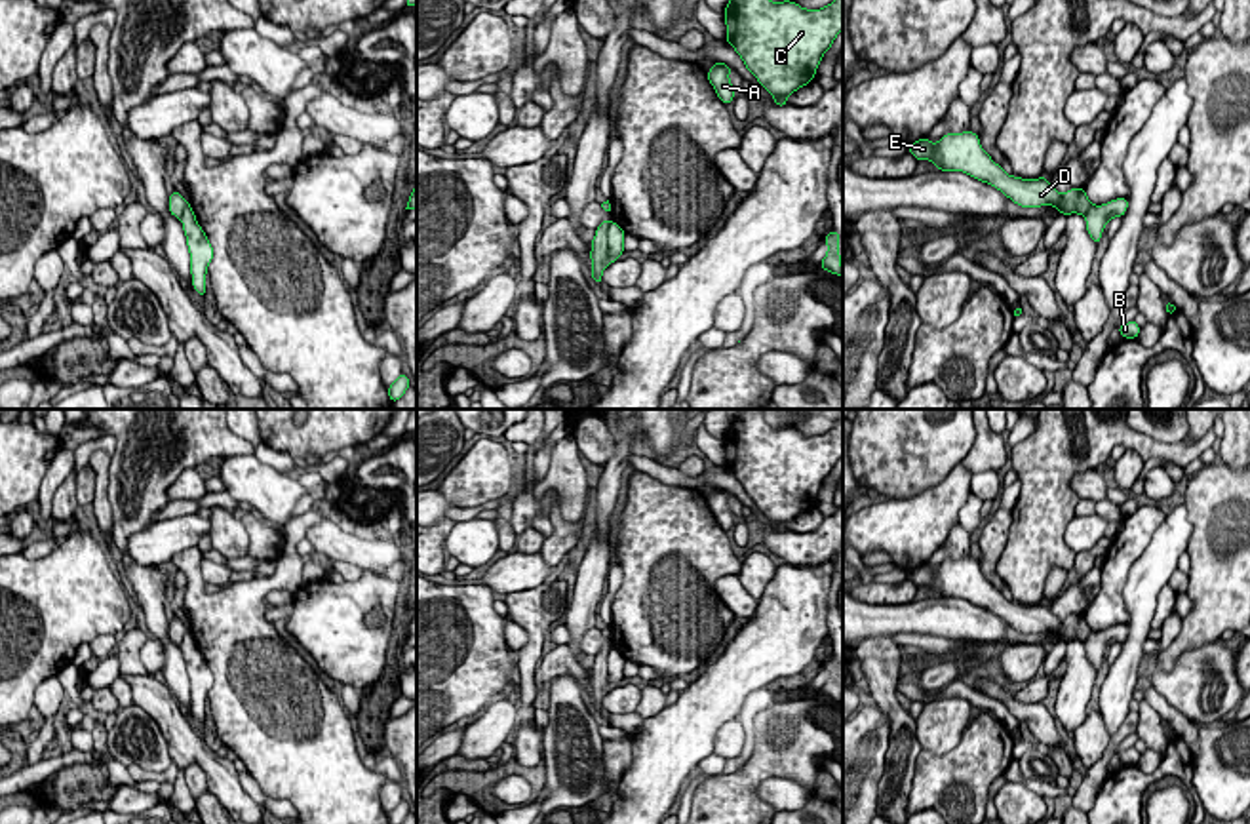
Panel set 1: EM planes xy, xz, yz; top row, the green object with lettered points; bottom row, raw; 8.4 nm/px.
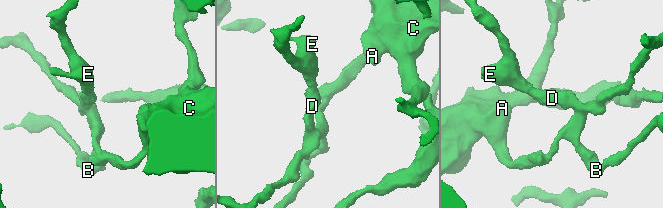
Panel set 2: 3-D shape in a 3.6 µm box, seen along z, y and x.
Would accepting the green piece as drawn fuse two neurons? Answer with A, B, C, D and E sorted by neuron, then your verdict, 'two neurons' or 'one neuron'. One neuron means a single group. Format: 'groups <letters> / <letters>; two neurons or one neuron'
groups A B C / D E; two neurons

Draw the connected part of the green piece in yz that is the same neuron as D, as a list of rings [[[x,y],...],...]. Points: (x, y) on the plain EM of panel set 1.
[[[970,556],[963,559],[946,559],[936,571],[927,563],[908,573],[915,586],[930,586],[936,596],[963,598],[982,609],[987,609],[1022,634],[1054,632],[1065,643],[1071,639],[1086,641],[1094,632],[1086,617],[1069,615],[1060,620],[1046,603],[1022,605],[1008,601],[982,575],[980,563]]]

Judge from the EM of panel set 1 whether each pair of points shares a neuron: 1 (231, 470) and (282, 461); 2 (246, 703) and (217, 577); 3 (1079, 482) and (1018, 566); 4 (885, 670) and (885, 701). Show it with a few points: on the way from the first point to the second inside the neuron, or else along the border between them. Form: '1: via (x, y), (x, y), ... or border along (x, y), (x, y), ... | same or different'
1: border along (253, 453), (263, 463), (293, 476) | different
2: border along (200, 558), (206, 581) | different
3: border along (1098, 469), (1087, 469), (1072, 480), (1079, 499) | different
4: via (885, 678), (885, 693) | same

